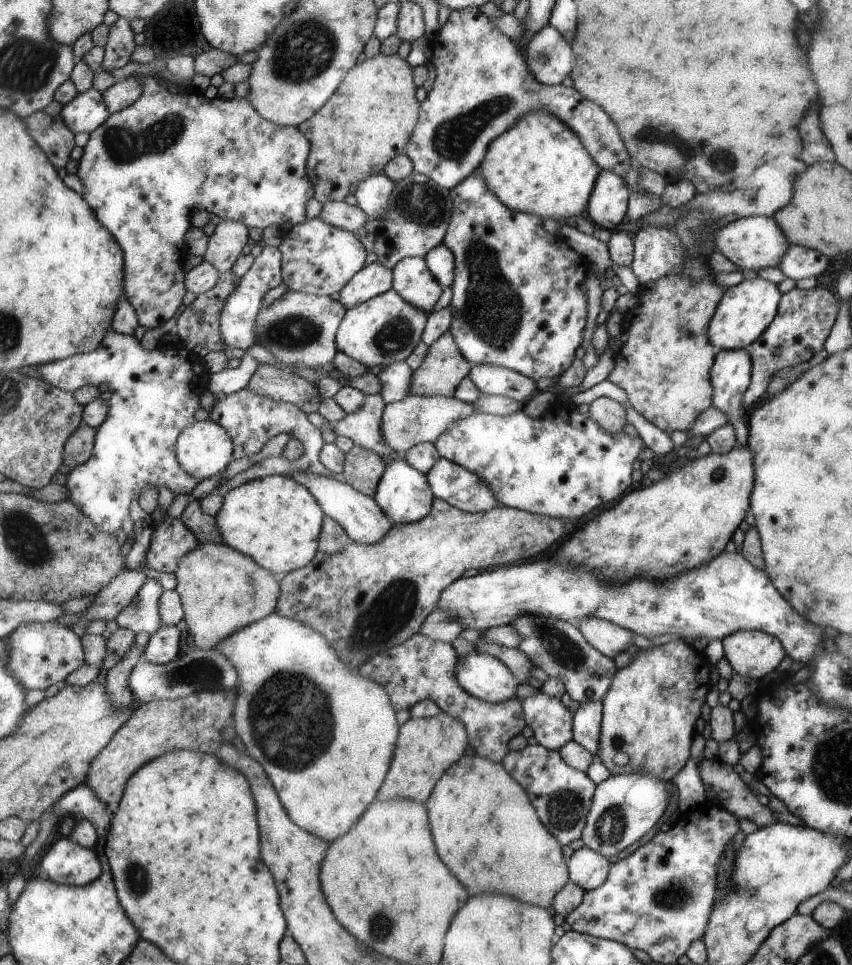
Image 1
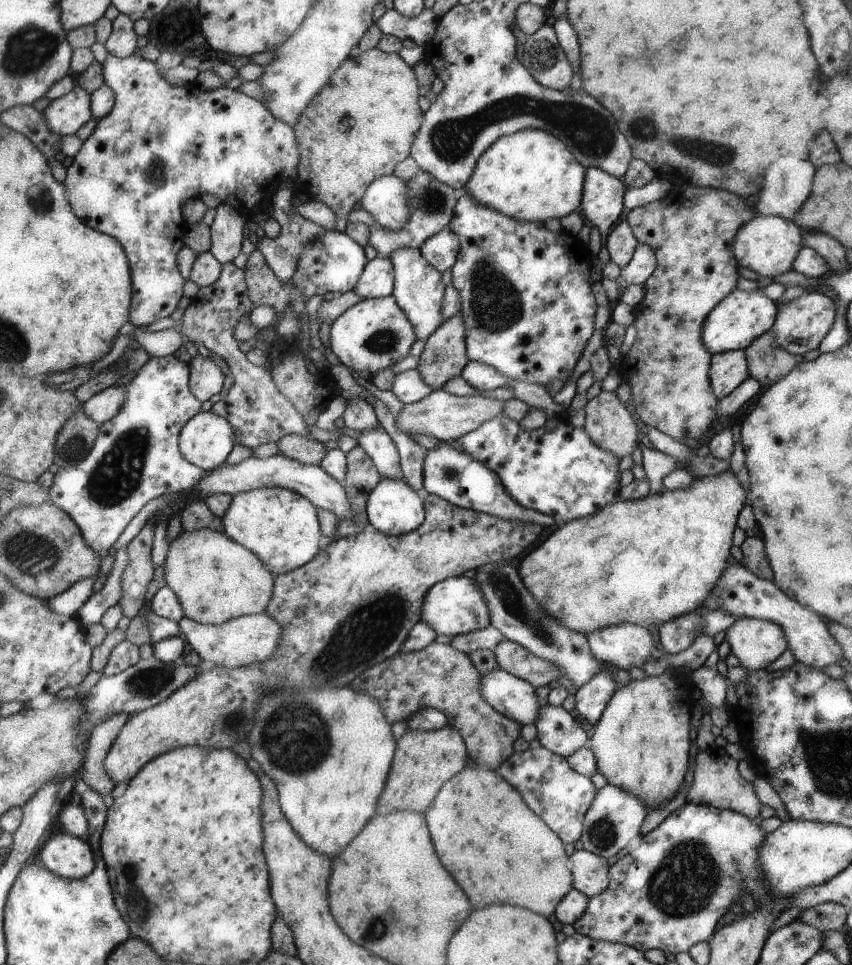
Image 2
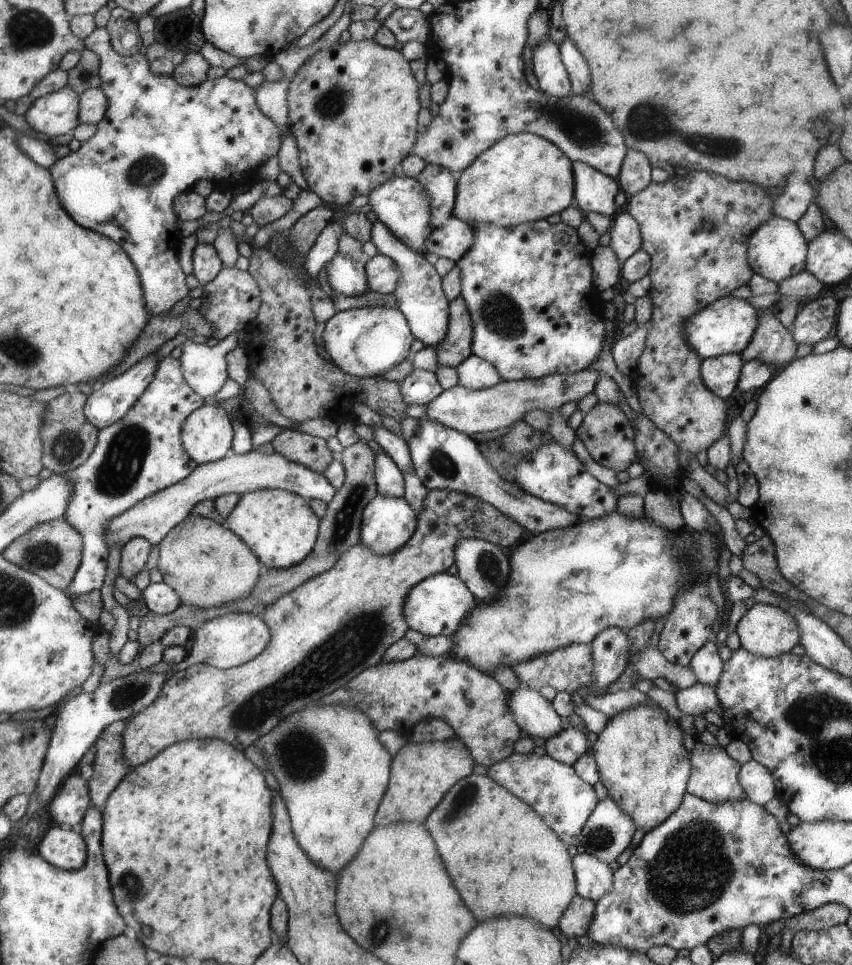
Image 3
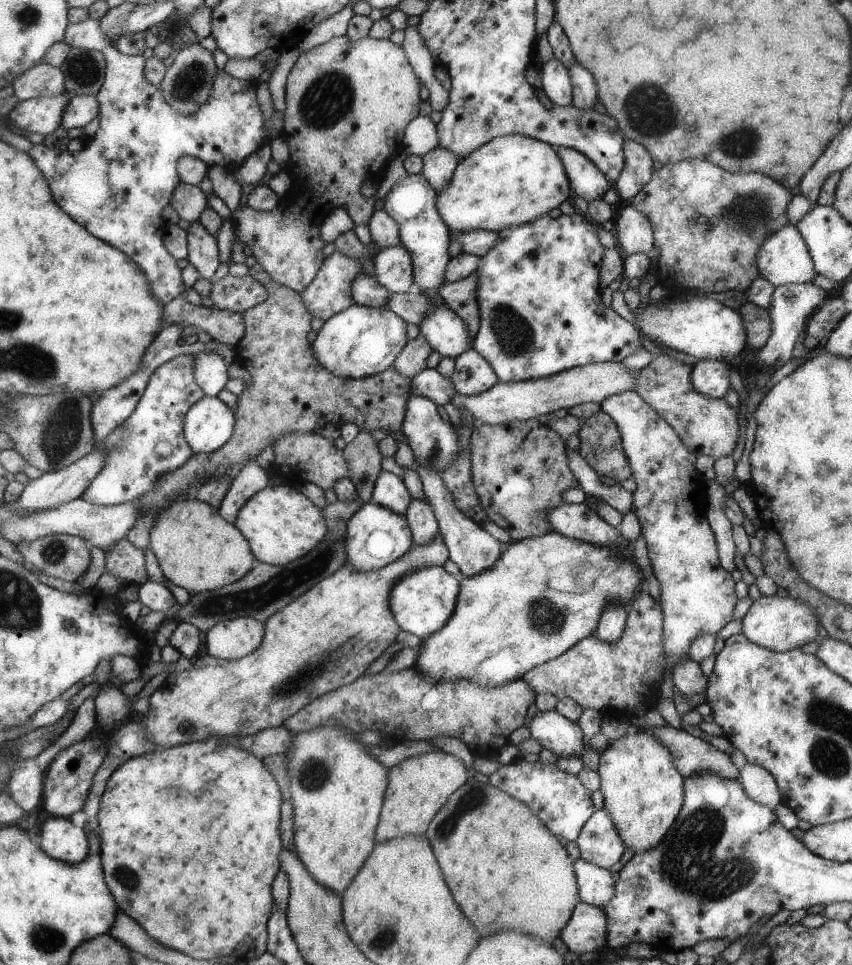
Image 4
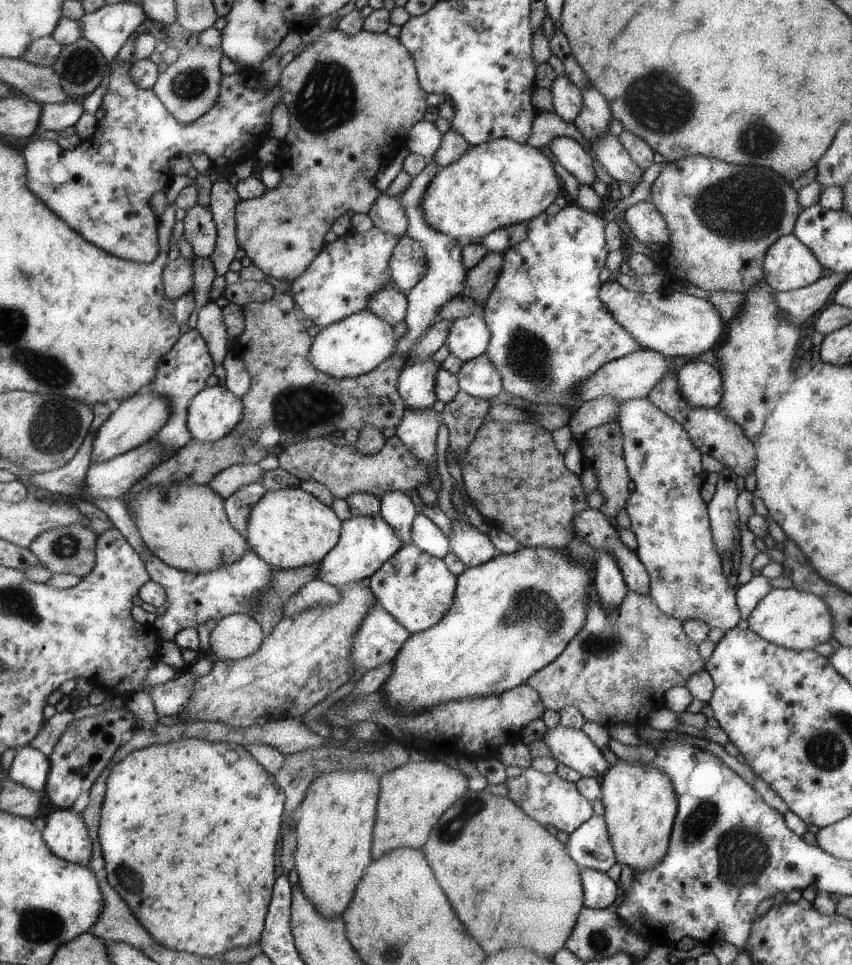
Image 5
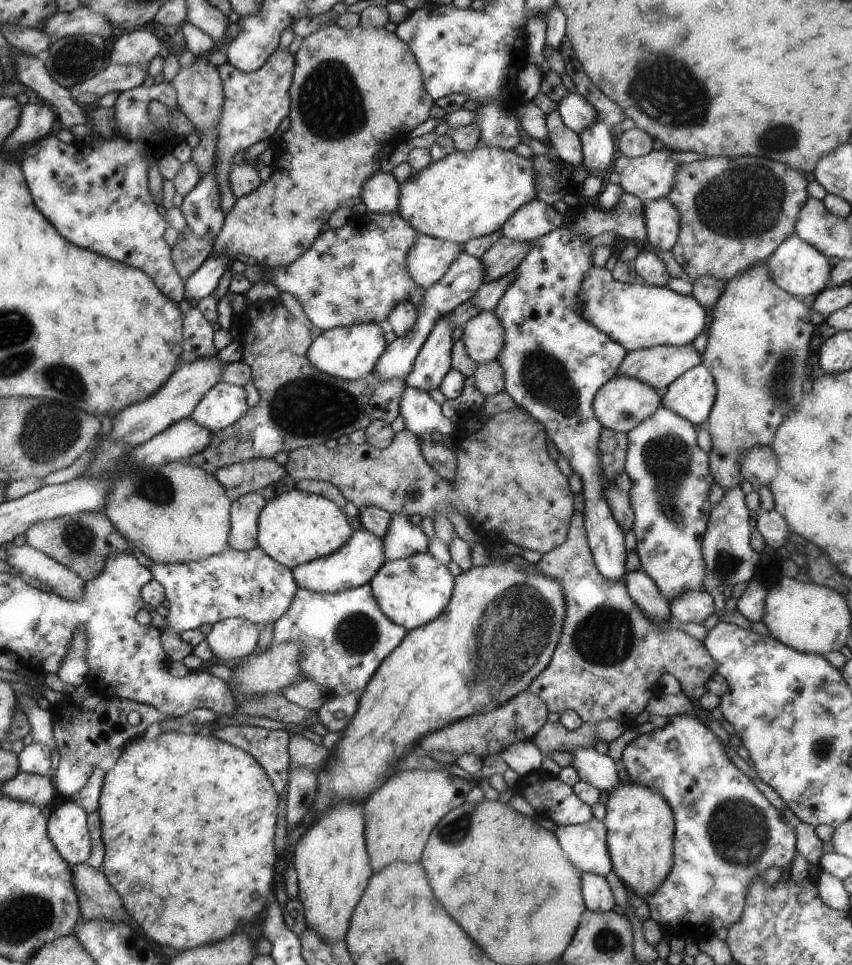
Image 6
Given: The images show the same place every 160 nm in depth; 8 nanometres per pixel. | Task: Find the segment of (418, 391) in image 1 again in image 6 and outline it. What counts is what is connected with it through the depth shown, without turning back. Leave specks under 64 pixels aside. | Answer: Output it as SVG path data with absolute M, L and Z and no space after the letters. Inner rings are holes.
M503 236L480 256L482 267L485 269L483 283L495 280L514 270L530 251L531 242L509 240Z

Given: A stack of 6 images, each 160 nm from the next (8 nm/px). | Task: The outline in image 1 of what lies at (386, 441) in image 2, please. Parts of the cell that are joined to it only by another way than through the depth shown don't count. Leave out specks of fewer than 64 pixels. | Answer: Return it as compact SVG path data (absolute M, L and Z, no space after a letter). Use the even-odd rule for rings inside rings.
M379 393L364 395L363 404L358 411L346 414L336 422L334 434L349 438L354 445L379 454L384 464L387 464L398 454L382 441L380 424L383 409L384 402Z

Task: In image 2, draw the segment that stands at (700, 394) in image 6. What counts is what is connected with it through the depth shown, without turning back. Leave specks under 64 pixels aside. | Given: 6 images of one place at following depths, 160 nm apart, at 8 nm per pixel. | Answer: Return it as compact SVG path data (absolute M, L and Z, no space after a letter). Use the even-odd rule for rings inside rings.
M741 349L715 353L710 359L710 385L716 397L723 398L749 375L748 362Z

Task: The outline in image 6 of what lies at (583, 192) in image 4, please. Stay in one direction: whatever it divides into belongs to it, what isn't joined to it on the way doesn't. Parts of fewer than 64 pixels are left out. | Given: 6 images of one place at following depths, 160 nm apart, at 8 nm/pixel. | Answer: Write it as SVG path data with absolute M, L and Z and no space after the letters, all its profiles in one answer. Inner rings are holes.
M551 110L546 118L546 142L554 148L557 157L562 163L567 162L572 167L582 164L581 137L563 124L558 110Z

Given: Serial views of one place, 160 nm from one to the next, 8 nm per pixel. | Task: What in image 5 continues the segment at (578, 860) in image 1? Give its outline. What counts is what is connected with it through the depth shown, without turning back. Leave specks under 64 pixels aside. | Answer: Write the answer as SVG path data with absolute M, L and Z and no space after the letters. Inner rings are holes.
M583 868L583 906L589 909L605 909L617 896L617 884L607 878L605 872Z

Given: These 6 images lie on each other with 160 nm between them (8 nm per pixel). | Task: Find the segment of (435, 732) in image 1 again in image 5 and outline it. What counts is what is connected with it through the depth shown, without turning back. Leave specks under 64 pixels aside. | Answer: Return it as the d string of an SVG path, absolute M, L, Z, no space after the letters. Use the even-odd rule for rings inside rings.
M434 756L421 762L406 762L383 774L375 819L375 858L399 847L419 848L426 843L437 818L468 790L466 776Z

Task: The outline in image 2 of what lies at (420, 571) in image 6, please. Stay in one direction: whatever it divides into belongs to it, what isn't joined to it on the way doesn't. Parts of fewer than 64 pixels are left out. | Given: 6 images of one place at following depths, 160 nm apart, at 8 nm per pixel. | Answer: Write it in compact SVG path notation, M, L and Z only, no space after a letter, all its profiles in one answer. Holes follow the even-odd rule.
M463 575L440 580L429 588L423 600L419 621L429 625L436 634L447 636L462 635L485 628L490 624L488 606L479 584Z

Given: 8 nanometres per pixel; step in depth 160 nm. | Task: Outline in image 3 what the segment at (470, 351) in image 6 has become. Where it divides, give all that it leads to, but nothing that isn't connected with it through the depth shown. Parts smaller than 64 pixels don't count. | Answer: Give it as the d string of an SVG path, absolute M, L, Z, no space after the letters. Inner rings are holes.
M377 220L371 225L370 241L377 253L390 257L401 270L398 286L393 294L398 300L398 309L409 322L414 338L420 340L425 347L436 347L443 340L447 330L449 300L443 294L441 279L433 269L432 259L410 249Z

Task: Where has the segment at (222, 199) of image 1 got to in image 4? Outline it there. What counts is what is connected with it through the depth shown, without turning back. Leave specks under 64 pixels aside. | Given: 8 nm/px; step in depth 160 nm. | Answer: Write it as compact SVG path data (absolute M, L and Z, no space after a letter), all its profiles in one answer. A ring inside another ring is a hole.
M89 17L80 23L71 23L66 30L66 38L64 40L70 47L84 47L90 50L103 51L106 56L106 77L101 90L96 94L97 100L100 102L100 124L95 135L88 140L85 140L85 144L80 151L70 153L69 151L60 151L54 147L47 147L43 145L33 145L29 154L34 158L34 161L38 164L38 167L43 171L43 174L48 178L50 182L50 189L54 193L55 200L59 203L59 206L72 216L79 224L82 224L93 236L104 240L107 244L111 244L115 248L126 252L146 273L152 284L154 295L164 304L170 303L176 296L183 294L187 289L183 278L182 268L179 268L177 259L173 258L169 254L169 250L165 248L165 234L167 234L168 224L163 220L163 210L165 206L170 204L173 198L173 193L179 183L182 182L178 173L178 162L182 156L189 155L204 160L208 165L224 165L228 167L241 166L248 156L251 156L255 150L261 148L261 144L267 142L267 132L265 132L265 120L263 120L263 112L261 112L261 106L259 106L259 100L257 100L257 86L251 84L251 82L245 82L227 74L224 70L218 74L216 81L213 83L211 96L209 100L201 106L201 108L191 116L185 116L180 112L177 112L165 98L163 91L157 85L149 82L146 79L146 59L142 55L126 55L122 53L115 45L114 42L103 32L102 24L100 20L95 20Z

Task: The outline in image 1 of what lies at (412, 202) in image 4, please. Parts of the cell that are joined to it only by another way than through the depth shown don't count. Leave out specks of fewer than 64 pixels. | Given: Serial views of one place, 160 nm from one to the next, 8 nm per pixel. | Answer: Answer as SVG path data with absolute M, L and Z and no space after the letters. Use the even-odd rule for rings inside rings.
M382 172L369 175L353 191L356 205L371 219L385 218L395 182Z

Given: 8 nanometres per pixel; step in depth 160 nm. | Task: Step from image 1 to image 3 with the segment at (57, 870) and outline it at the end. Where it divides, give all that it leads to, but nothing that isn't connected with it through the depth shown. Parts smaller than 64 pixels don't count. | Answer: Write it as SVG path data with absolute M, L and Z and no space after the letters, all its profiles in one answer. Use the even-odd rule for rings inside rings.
M62 825L48 829L38 852L48 863L68 871L83 868L90 855L86 837Z

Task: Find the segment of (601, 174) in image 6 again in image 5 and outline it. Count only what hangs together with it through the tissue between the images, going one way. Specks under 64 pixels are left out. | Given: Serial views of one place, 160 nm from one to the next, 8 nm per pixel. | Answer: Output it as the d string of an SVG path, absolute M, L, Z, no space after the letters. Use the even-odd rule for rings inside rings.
M593 86L581 89L582 105L573 124L582 137L588 141L608 132L609 120L613 114L604 96Z

